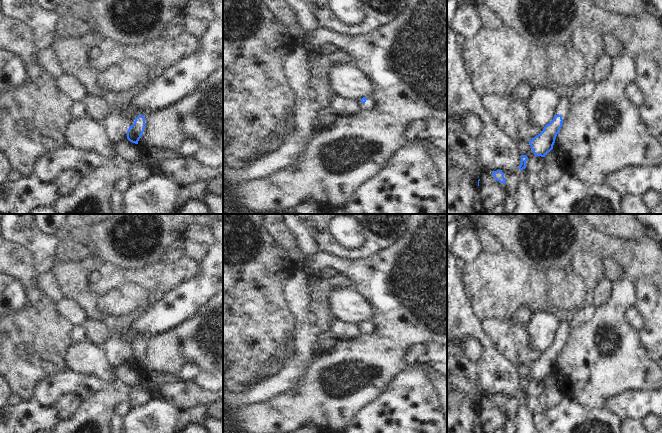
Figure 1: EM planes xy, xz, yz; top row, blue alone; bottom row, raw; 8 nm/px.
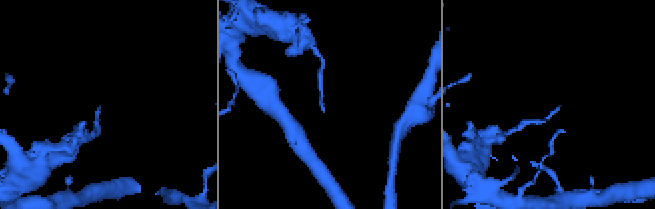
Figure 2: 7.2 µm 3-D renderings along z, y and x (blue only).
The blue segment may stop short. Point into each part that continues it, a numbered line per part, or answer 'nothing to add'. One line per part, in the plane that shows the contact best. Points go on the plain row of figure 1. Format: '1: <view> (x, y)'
1: xy (141, 336)

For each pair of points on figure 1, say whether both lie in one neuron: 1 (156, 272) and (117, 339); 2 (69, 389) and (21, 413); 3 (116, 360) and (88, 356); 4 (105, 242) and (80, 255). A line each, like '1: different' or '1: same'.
1: different
2: same
3: different
4: different

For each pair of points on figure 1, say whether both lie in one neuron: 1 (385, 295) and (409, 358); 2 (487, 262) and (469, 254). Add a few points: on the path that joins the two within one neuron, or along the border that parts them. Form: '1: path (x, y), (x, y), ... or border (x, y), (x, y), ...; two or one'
1: border (424, 343), (408, 348), (408, 365); two
2: border (482, 251), (474, 260), (466, 263); two

